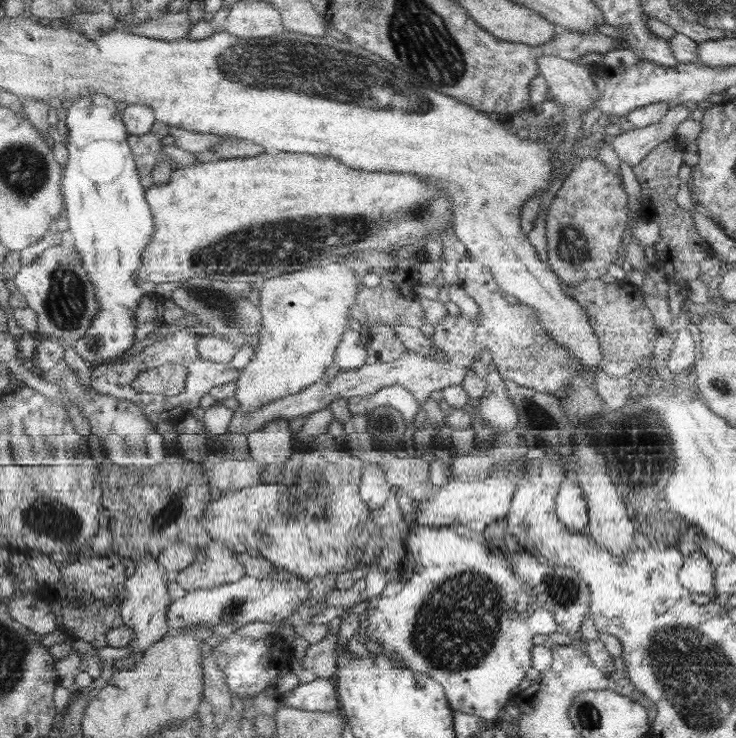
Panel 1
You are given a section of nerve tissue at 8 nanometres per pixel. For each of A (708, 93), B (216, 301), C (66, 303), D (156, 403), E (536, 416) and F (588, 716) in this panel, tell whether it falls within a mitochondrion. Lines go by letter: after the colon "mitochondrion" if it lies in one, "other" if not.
A: other
B: mitochondrion
C: mitochondrion
D: other
E: mitochondrion
F: mitochondrion

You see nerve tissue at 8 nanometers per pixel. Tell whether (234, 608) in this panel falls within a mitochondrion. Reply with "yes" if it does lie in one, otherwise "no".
yes

